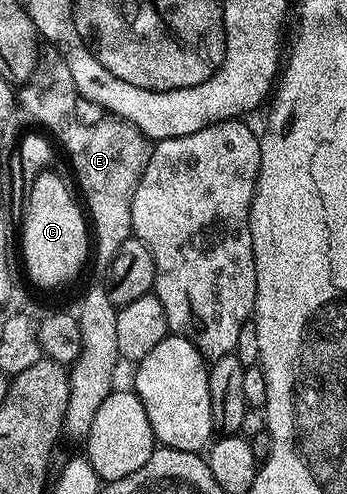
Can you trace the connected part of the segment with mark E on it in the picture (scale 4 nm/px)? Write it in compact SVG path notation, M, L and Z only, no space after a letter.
M54 48L40 53L33 72L17 90L21 110L23 106L24 112L33 121L40 122L52 139L59 138L71 157L71 166L79 181L78 193L93 231L93 266L95 262L99 272L106 272L111 267L113 256L117 256L117 248L132 237L133 192L137 192L137 184L141 184L153 146L147 135L123 118L112 117L97 124L81 124L73 117L76 97L73 72L69 72L66 58Z

